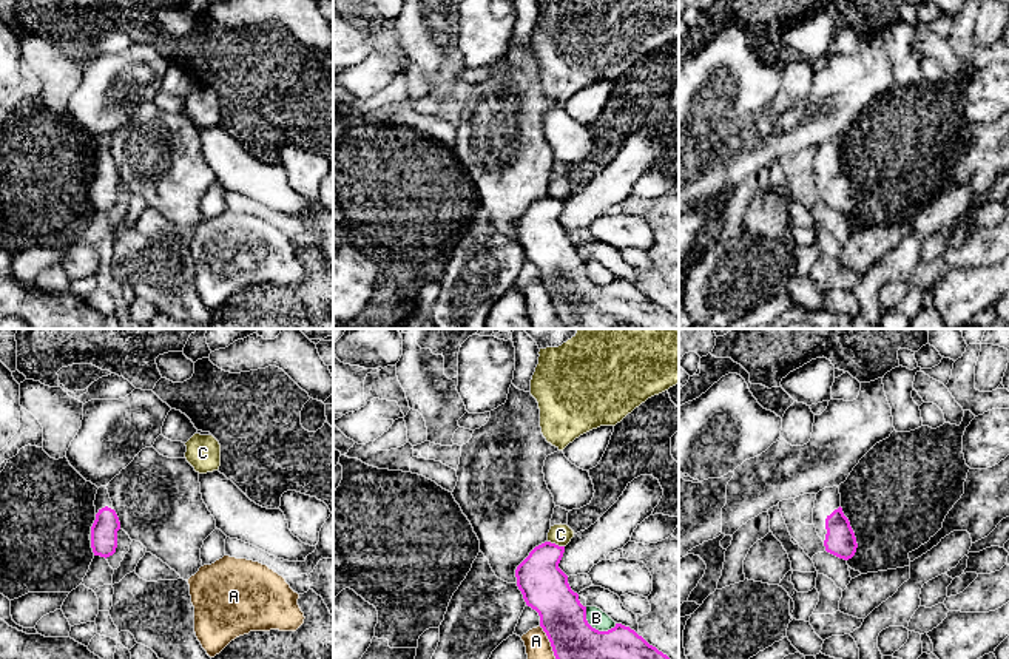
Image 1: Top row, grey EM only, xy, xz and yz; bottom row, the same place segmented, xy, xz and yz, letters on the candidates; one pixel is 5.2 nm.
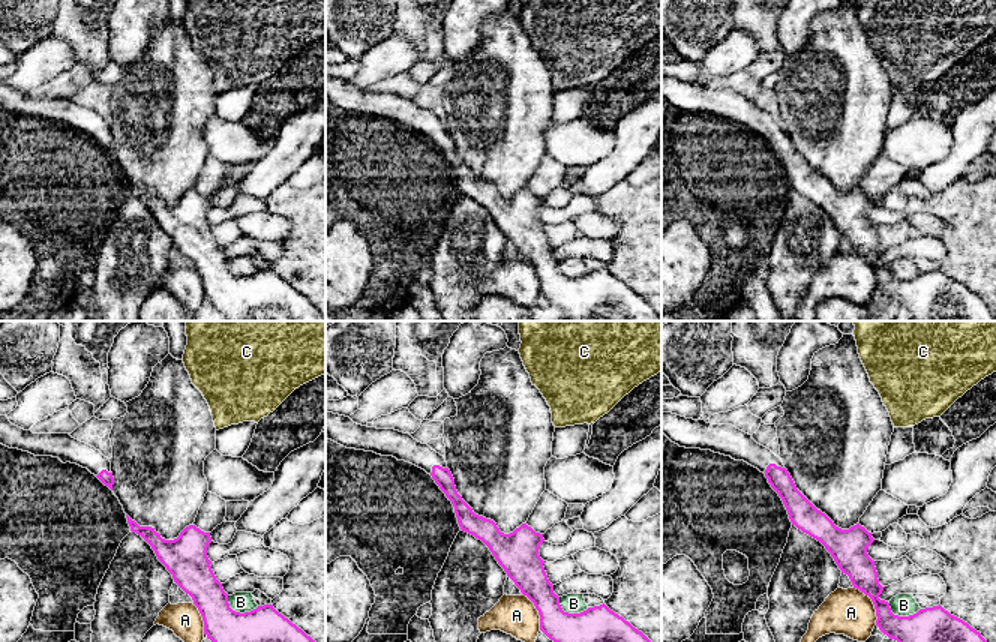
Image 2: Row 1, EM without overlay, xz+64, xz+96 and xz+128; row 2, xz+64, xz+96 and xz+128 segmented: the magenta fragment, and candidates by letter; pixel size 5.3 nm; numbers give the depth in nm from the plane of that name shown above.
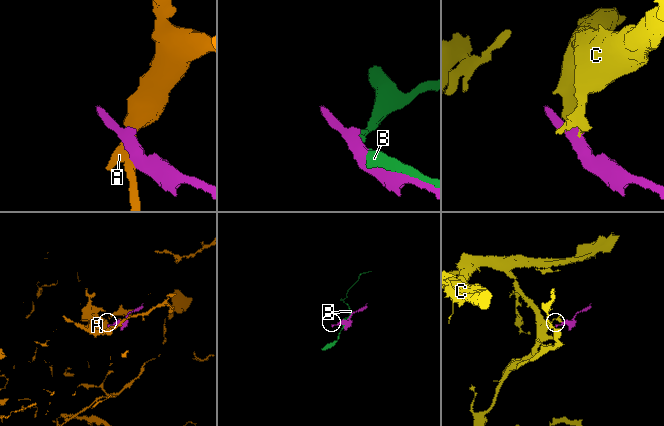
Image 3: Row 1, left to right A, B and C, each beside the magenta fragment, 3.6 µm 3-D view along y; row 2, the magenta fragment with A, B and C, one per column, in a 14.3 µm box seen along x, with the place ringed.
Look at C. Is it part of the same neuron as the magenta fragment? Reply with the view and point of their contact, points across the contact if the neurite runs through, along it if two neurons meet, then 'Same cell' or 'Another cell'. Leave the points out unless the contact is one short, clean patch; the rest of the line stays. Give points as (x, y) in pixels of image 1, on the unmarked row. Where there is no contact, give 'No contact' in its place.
Touches magenta at xz (554, 198). Boundary: xz (548, 195), (563, 201). Another cell

